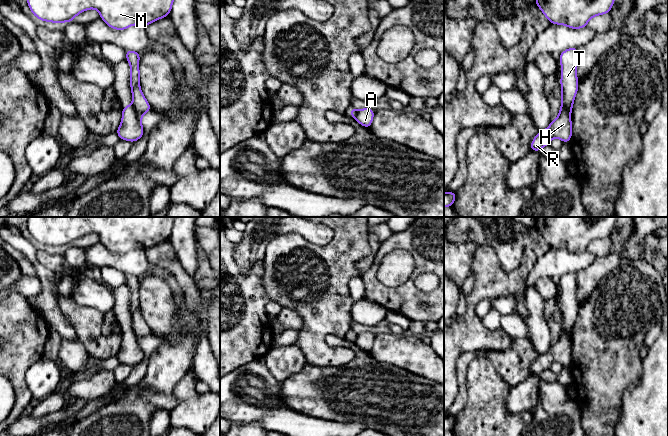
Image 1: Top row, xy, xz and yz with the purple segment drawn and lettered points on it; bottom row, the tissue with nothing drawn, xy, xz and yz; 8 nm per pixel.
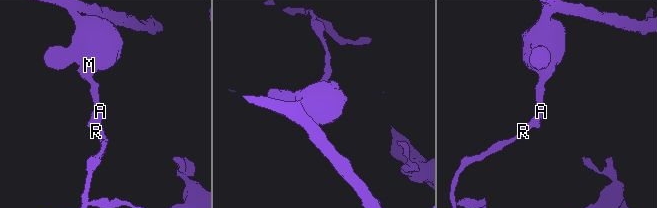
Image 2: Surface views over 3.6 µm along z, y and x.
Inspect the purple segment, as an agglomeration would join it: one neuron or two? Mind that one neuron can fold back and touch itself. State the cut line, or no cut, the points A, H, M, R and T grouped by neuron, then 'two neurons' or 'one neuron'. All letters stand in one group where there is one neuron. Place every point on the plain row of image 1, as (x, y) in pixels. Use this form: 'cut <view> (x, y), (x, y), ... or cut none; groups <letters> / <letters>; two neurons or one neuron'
cut xy (132, 327), (135, 336), (141, 342); groups A M T / H R; two neurons

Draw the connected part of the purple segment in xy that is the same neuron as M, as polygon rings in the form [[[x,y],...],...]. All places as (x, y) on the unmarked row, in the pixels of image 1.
[[[28,217],[27,228],[39,244],[52,247],[71,246],[80,237],[96,233],[101,243],[119,255],[133,249],[146,250],[169,240],[176,217]]]

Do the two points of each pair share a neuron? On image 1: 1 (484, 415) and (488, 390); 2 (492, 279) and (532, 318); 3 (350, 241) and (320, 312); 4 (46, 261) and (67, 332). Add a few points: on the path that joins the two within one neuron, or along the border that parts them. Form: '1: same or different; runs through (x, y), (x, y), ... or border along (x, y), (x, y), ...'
1: same; runs through (486, 409), (487, 396)
2: different; border along (525, 296), (526, 317), (524, 320)
3: same; runs through (338, 259), (320, 277), (320, 294)
4: different; border along (37, 251), (37, 260), (54, 273)

